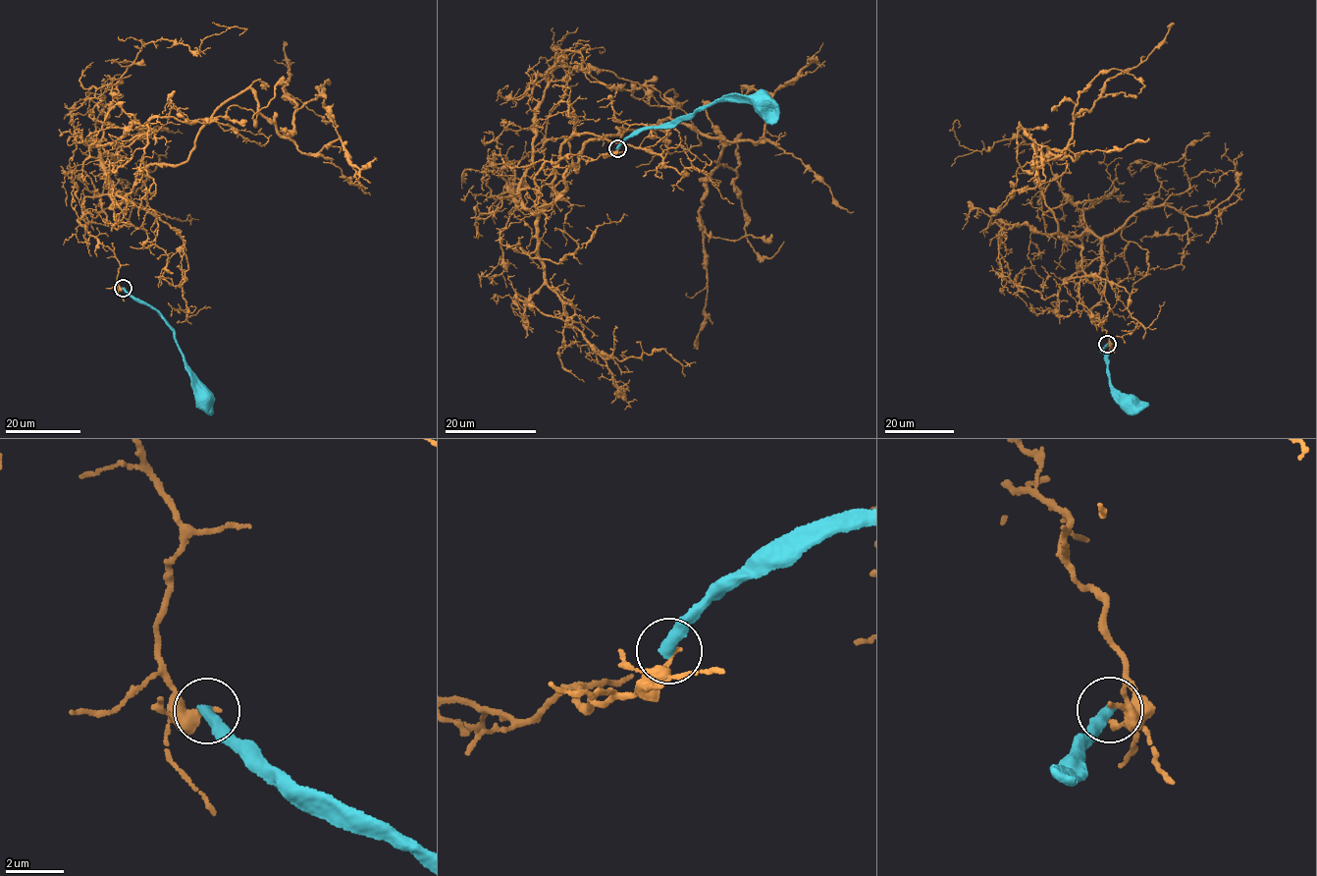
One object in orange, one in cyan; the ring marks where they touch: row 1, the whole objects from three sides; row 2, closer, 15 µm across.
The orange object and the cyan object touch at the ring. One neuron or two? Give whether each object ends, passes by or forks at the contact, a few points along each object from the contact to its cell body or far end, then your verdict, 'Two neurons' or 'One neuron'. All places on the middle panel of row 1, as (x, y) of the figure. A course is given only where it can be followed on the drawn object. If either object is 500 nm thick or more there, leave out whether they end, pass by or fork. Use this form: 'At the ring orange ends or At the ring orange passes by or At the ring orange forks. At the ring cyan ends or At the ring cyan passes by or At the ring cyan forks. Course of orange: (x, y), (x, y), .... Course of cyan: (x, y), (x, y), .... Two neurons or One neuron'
At the ring orange ends. At the ring cyan ends. Course of orange: (617, 148), (546, 162), (535, 206), (616, 128), (666, 117), (723, 141), (699, 211), (698, 349). Course of cyan: (617, 148), (636, 133), (692, 113), (723, 96), (734, 93), (758, 97). Two neurons

